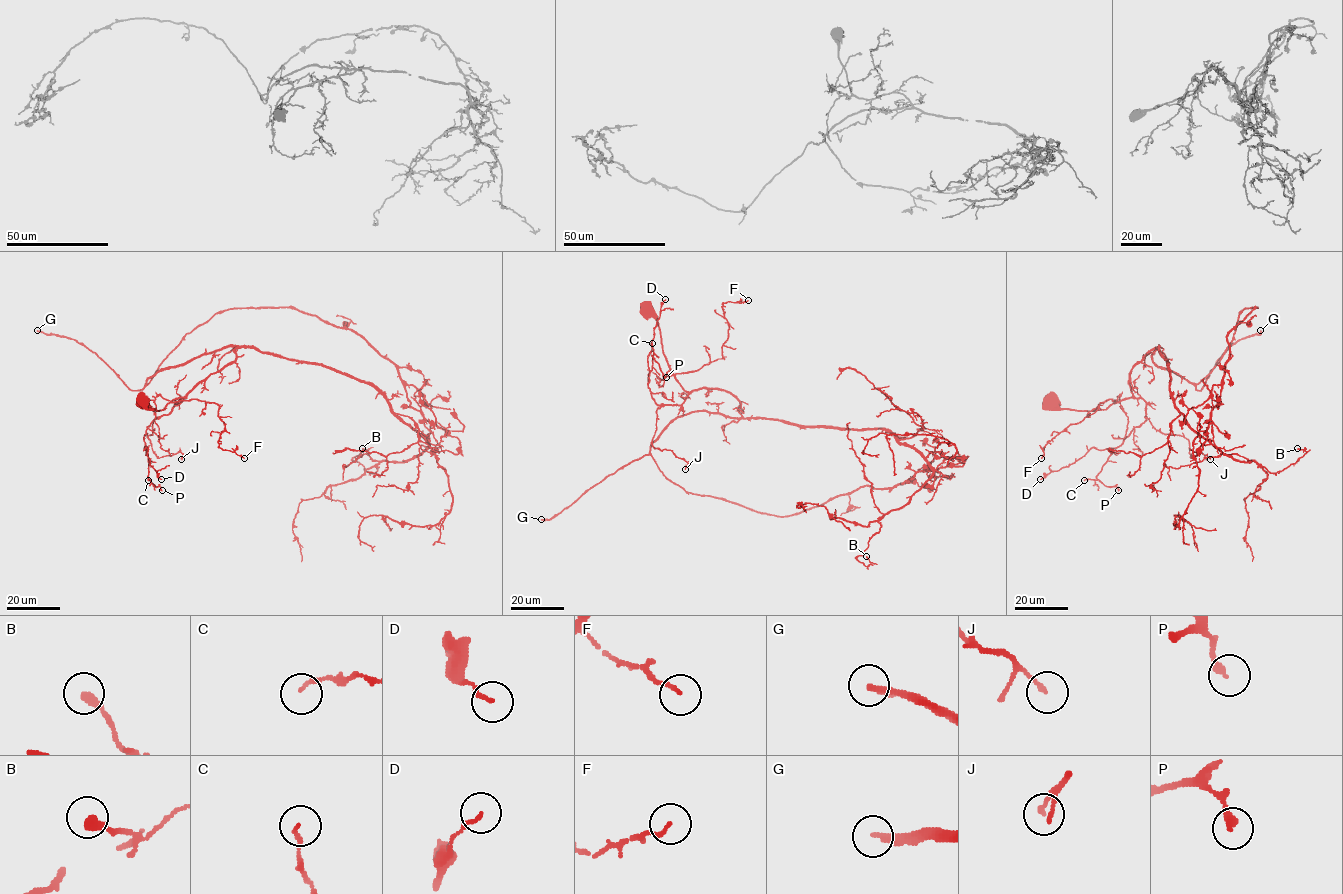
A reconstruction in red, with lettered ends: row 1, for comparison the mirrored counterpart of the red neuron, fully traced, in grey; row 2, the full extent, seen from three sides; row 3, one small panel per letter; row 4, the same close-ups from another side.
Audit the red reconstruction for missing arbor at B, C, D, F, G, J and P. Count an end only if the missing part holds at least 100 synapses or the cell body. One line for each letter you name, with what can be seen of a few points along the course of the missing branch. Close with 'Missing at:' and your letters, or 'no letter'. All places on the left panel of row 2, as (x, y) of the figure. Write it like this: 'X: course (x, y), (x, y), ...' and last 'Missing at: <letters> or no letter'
Missing at: G

